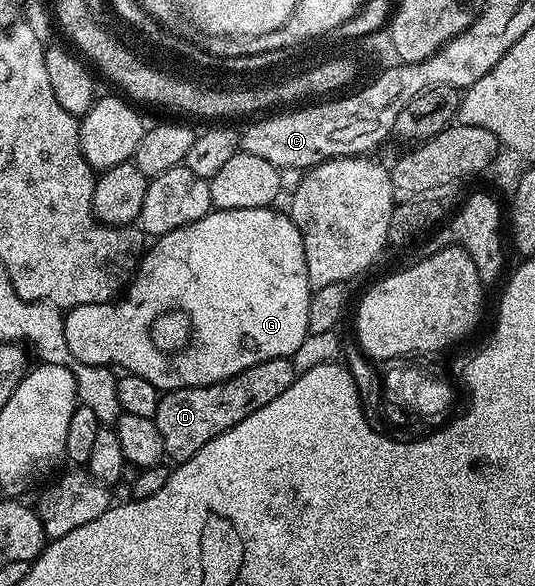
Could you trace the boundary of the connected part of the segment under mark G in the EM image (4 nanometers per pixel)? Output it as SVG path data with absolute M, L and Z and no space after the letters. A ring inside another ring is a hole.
M277 207L213 209L203 219L156 238L148 246L145 256L141 258L141 263L137 266L137 272L133 274L133 280L129 282L120 299L114 299L103 305L80 305L68 310L64 314L67 347L71 347L74 361L81 361L85 365L113 367L122 365L122 370L125 373L139 375L143 379L147 379L147 383L151 383L156 389L162 391L214 385L220 381L226 381L228 377L239 375L239 371L247 371L247 367L255 367L255 363L263 363L267 359L276 357L292 358L293 353L299 351L299 343L303 343L303 339L310 334L307 323L307 307L310 296L303 239L301 232L297 230L297 224L293 222L288 212L281 210L280 213Z

